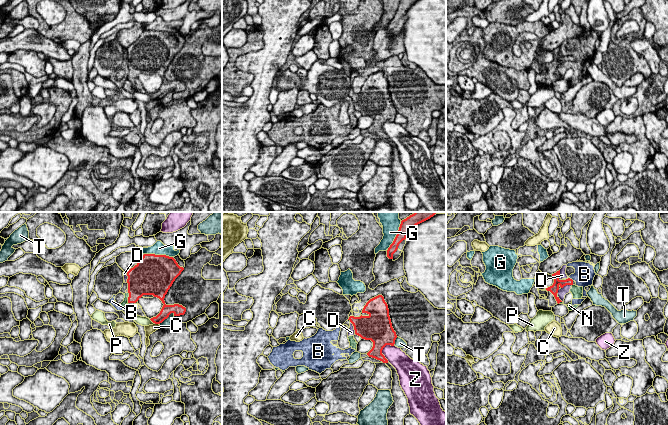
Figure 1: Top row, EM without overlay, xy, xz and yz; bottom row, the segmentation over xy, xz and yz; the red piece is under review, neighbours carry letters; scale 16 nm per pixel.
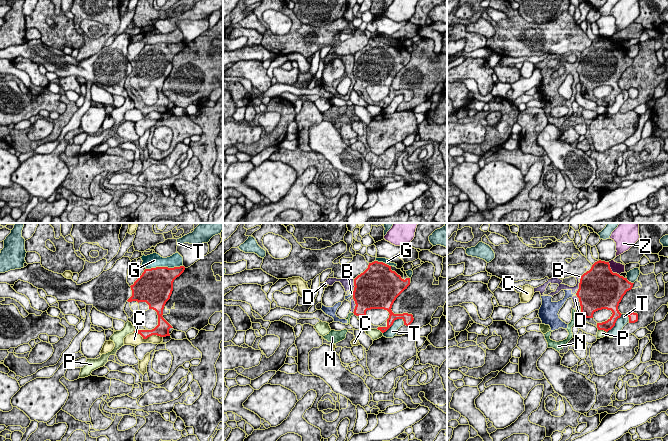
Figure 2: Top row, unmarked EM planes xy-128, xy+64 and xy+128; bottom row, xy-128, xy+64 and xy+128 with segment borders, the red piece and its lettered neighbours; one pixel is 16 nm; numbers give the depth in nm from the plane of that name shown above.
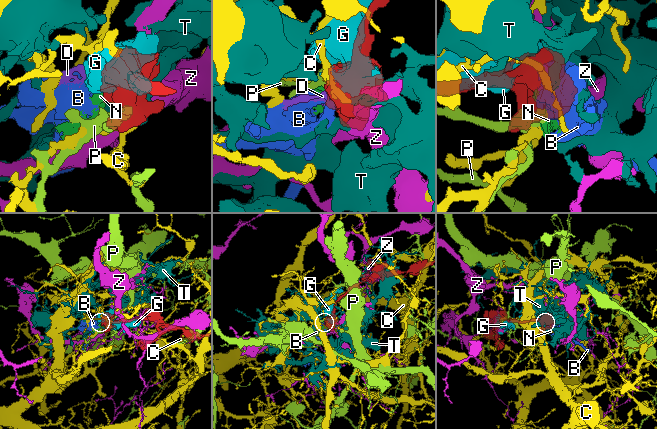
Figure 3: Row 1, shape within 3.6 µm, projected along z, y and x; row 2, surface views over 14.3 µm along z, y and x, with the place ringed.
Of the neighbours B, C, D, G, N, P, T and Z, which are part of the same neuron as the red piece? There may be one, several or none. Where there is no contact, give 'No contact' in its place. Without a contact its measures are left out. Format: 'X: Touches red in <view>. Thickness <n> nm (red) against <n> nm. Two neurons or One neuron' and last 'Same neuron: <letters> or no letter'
B: Touches red in yz. Thickness 120 nm (red) against 320 nm. Two neurons
C: Touches red in xy. Thickness 160 nm (red) against 140 nm. Two neurons
D: Touches red in xz. Thickness 380 nm (red) against 120 nm. Two neurons
G: Touches red in xy. Thickness 500 nm (red) against 200 nm. Two neurons
N: Touches red in xy. Thickness 360 nm (red) against 70 nm. Two neurons
P: Touches red in xy. Thickness 160 nm (red) against 160 nm. Two neurons
T: Touches red in xy. Thickness 170 nm (red) against 130 nm. Two neurons
Z: Touches red in xz. Thickness 280 nm (red) against 300 nm. Two neurons
Same neuron: no letter

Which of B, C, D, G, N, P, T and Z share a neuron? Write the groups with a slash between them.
B D N / C / G / P / T / Z

